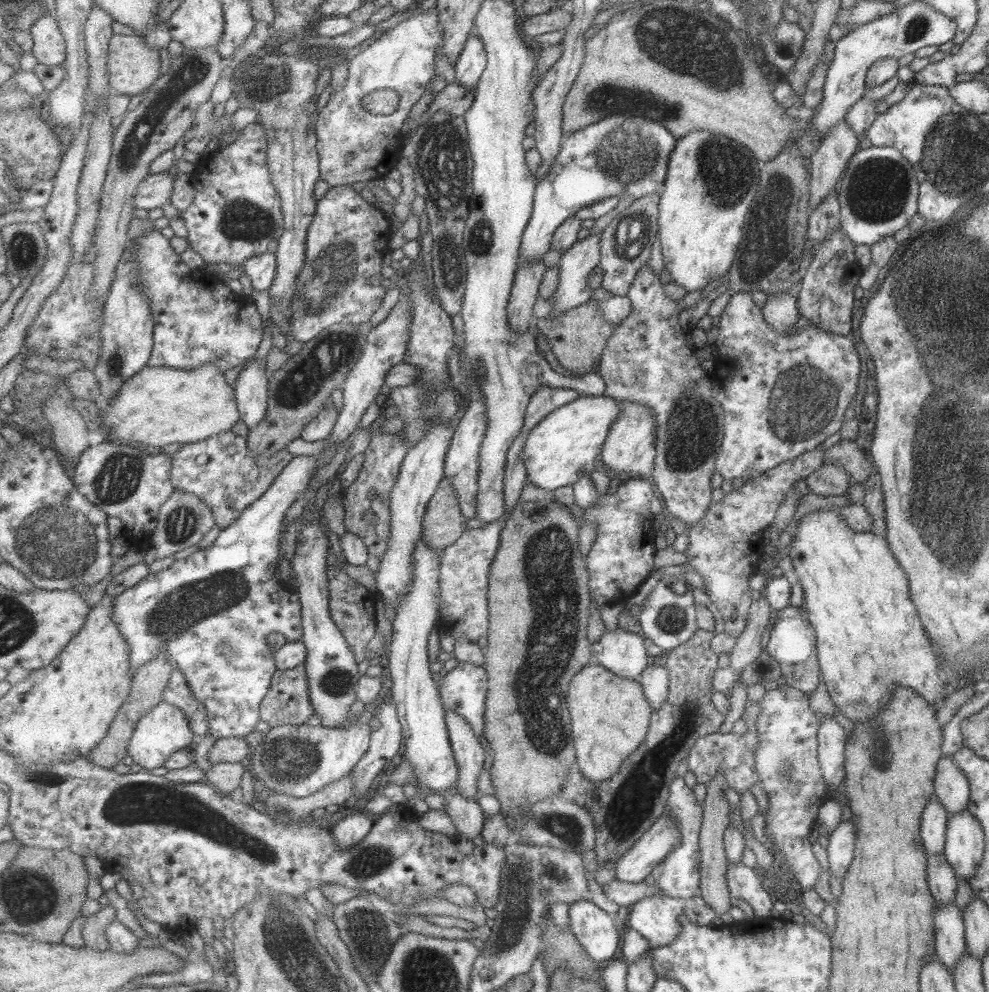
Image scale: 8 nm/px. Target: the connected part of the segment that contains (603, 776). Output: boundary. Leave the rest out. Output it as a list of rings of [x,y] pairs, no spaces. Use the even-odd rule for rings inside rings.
[[[598,662],[574,678],[570,710],[578,756],[586,779],[599,783],[612,778],[648,736],[652,707],[639,680],[622,678]]]

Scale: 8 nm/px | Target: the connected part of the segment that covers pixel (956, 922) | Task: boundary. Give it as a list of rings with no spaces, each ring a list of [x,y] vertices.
[[[955,901],[948,905],[935,905],[935,954],[951,974],[958,960],[967,952],[963,913]]]

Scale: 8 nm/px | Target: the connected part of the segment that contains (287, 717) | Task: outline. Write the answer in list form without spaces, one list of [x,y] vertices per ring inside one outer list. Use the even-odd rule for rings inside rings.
[[[306,663],[292,669],[279,669],[269,696],[262,702],[263,720],[272,727],[303,725],[316,713]]]

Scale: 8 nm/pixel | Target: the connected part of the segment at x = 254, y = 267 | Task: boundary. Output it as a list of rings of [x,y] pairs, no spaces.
[[[266,253],[252,257],[244,264],[245,272],[253,281],[258,291],[271,291],[276,282],[279,270],[279,256],[277,253]]]

